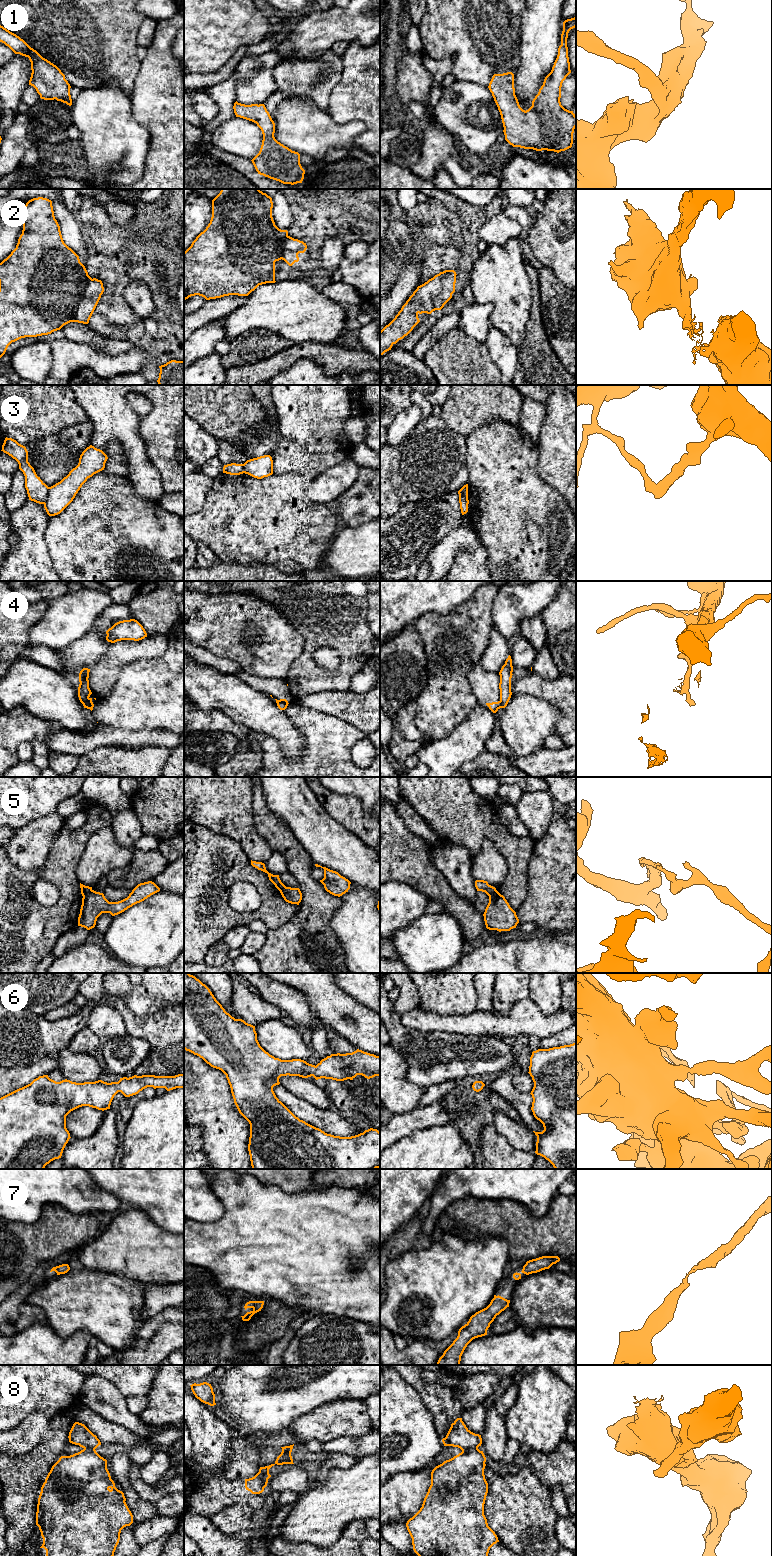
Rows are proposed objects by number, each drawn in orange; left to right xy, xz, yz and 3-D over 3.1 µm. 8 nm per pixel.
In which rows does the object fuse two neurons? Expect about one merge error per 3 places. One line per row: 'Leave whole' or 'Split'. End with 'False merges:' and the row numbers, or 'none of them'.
1: Leave whole
2: Leave whole
3: Split
4: Split
5: Split
6: Leave whole
7: Leave whole
8: Split
False merges: 3, 4, 5, 8

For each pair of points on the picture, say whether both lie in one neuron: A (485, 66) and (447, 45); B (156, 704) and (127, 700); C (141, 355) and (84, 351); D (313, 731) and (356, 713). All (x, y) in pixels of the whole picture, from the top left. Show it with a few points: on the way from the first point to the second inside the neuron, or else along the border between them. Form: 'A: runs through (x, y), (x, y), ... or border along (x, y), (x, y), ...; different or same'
A: runs through (476, 58), (463, 45), (456, 45); same
B: runs through (149, 701), (134, 700); same
C: runs through (127, 362), (98, 361); same
D: border along (318, 711), (336, 716), (361, 731); different

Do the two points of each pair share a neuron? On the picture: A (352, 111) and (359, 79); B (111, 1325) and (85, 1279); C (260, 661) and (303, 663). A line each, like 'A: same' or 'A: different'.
A: same
B: same
C: different

